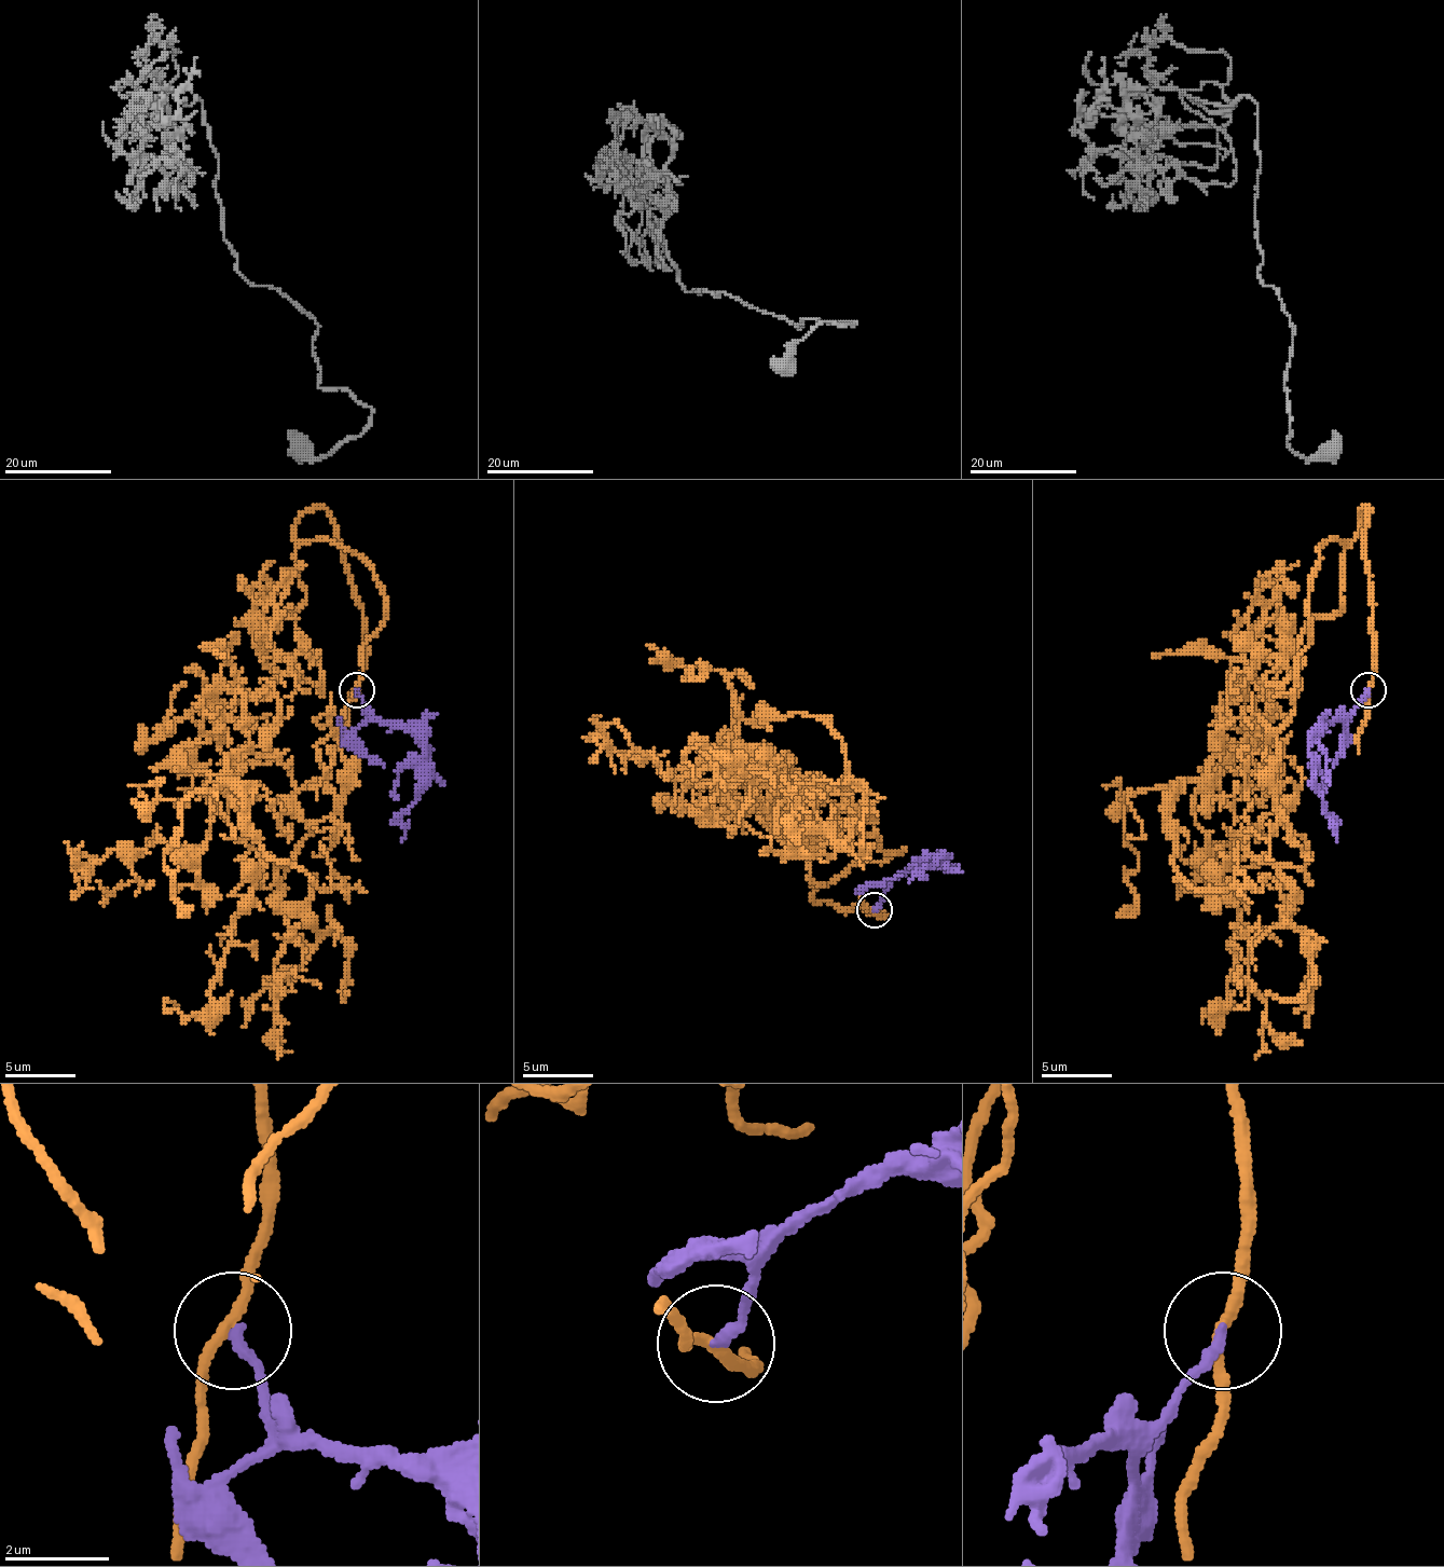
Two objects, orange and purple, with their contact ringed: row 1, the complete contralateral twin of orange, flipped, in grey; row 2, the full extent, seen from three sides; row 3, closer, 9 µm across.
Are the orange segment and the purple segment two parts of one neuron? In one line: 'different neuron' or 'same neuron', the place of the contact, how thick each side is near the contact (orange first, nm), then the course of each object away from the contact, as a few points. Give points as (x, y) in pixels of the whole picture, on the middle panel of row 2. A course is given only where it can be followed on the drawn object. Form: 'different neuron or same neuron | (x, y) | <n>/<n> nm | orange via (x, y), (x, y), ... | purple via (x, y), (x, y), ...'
different neuron | (875, 910) | 200/200 nm | orange via (874, 911), (813, 901), (902, 851), (863, 815), (813, 851), (774, 761), (750, 780), (700, 744), (696, 780) | purple via (874, 911), (888, 887), (920, 868), (941, 851), (920, 871), (920, 879)

